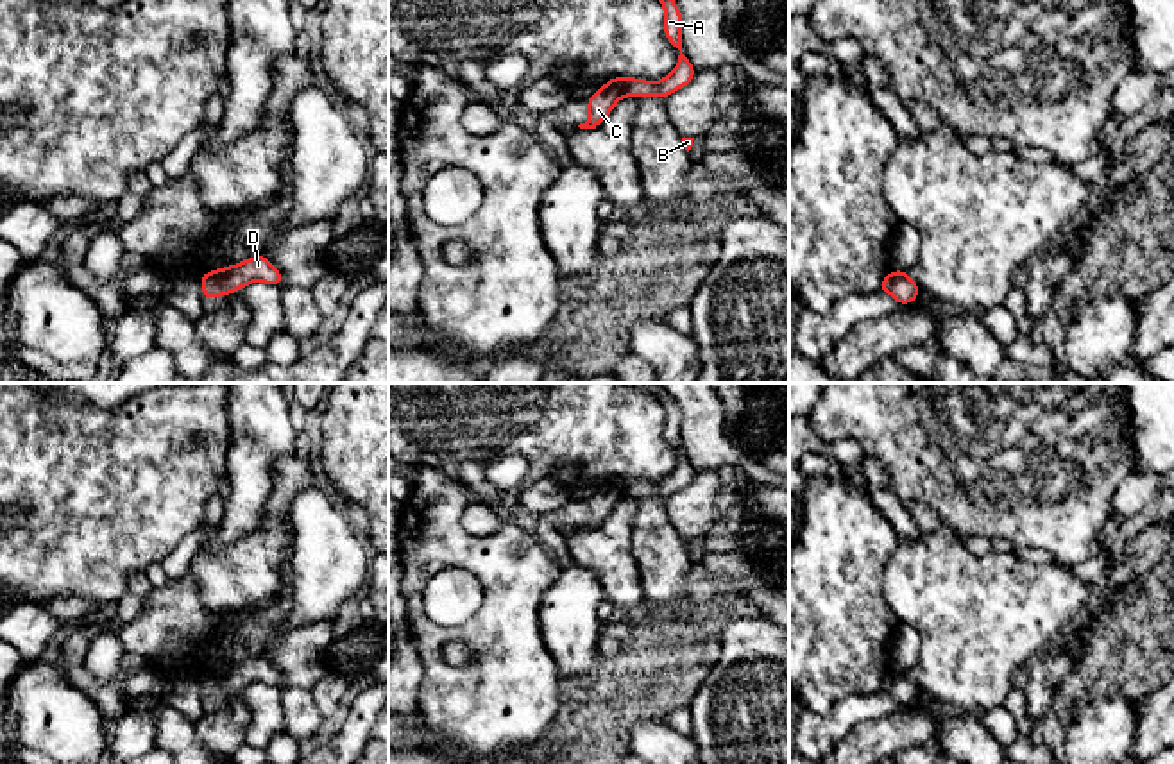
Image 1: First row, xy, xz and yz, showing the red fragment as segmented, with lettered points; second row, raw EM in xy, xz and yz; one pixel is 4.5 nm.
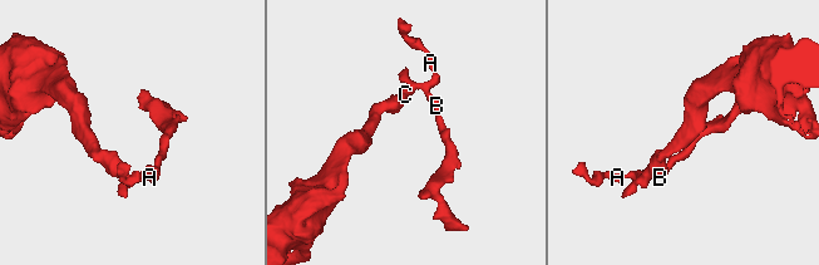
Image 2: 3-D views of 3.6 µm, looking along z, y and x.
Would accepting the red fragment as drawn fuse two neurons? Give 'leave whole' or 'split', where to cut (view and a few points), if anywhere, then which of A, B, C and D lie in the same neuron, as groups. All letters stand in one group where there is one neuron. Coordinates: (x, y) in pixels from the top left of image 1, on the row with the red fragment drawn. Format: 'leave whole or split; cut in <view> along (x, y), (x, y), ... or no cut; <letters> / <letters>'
split; cut in xy along (215, 271), (215, 281), (224, 292); A B D / C

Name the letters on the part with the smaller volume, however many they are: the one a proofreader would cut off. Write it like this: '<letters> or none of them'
A, B, D

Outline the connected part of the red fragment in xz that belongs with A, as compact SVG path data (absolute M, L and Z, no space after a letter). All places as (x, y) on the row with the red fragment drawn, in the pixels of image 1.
M659 0L664 7L664 36L678 52L676 68L664 79L651 82L646 79L635 77L610 77L608 84L614 84L621 89L625 97L660 97L666 98L671 93L685 88L696 75L696 70L689 63L685 50L682 47L682 11L675 0Z

